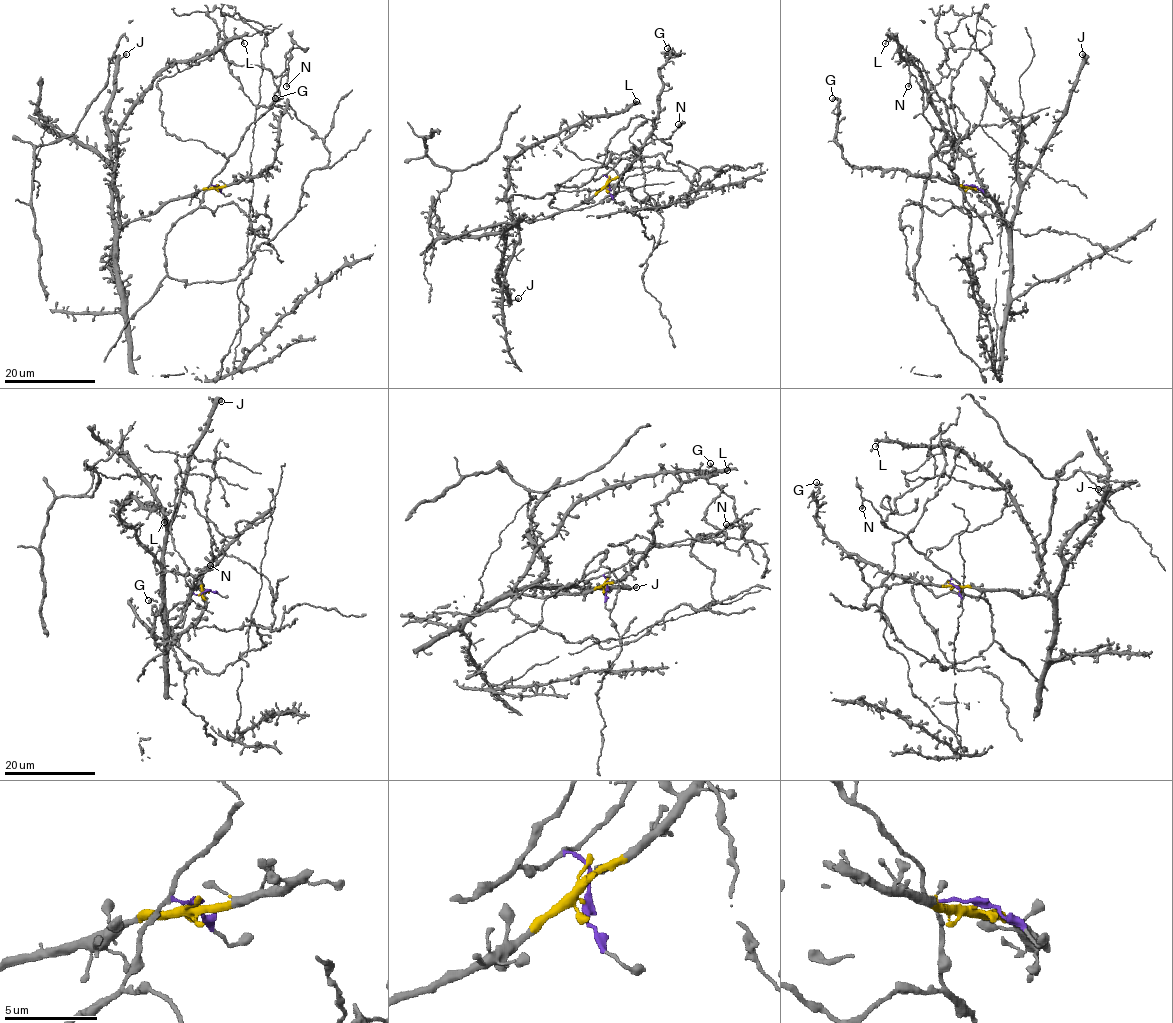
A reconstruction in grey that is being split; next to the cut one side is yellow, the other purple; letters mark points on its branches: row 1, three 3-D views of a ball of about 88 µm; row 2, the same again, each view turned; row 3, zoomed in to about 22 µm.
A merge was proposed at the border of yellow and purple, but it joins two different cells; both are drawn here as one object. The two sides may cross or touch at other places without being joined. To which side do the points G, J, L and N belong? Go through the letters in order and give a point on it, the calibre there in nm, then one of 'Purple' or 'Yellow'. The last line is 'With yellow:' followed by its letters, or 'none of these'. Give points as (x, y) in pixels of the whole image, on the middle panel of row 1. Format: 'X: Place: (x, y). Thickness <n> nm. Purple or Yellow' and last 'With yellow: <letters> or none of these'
G: Place: (667, 48). Thickness 280 nm. Yellow
J: Place: (518, 298). Thickness 400 nm. Yellow
L: Place: (636, 101). Thickness 200 nm. Yellow
N: Place: (678, 124). Thickness 400 nm. Purple
With yellow: G, J, L

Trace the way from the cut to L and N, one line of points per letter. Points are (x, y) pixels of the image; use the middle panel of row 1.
L: (608, 187), (540, 219), (515, 222), (506, 196), (507, 167), (524, 148), (588, 119), (613, 115), (636, 101)
N: (608, 187), (609, 179), (603, 175), (624, 152), (632, 147), (638, 150), (654, 139), (666, 139), (678, 123)

